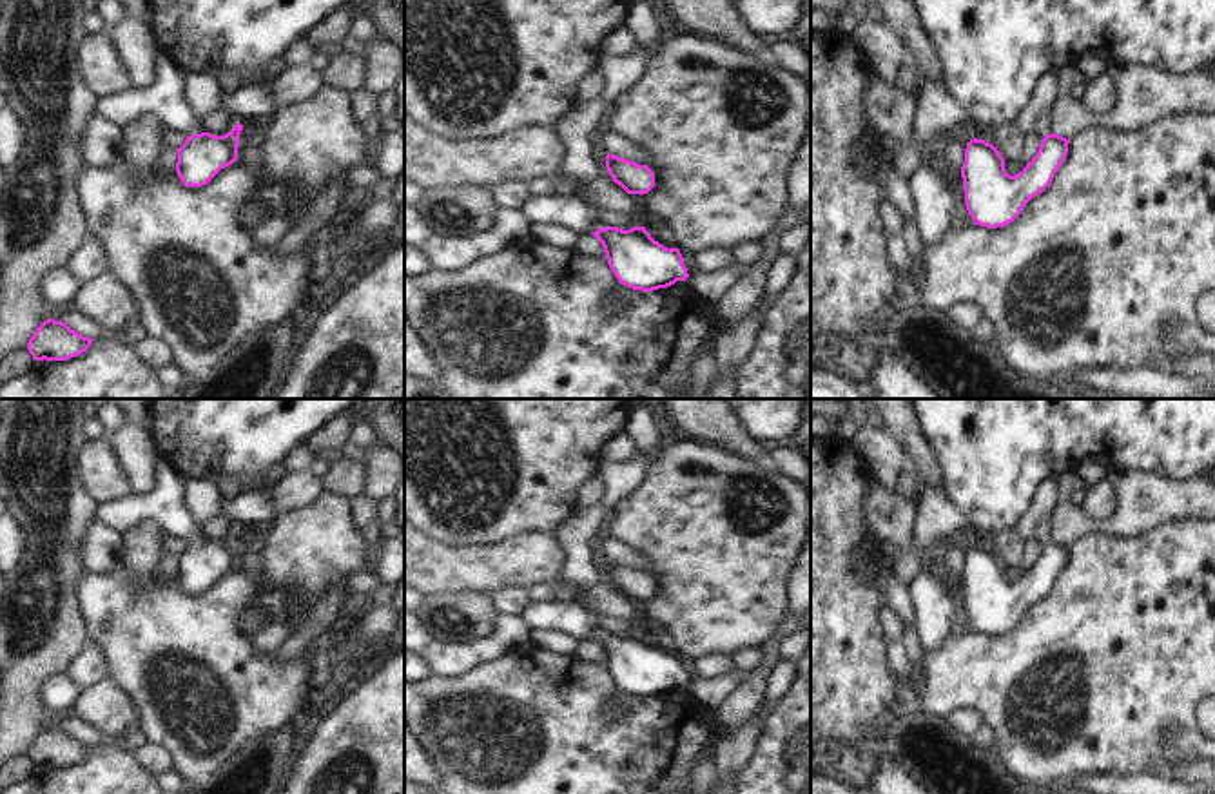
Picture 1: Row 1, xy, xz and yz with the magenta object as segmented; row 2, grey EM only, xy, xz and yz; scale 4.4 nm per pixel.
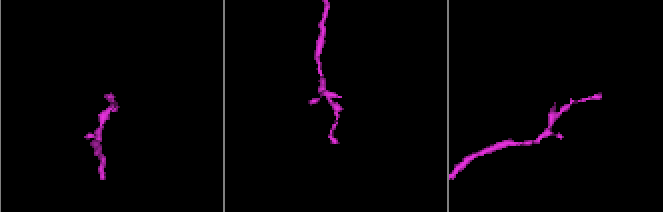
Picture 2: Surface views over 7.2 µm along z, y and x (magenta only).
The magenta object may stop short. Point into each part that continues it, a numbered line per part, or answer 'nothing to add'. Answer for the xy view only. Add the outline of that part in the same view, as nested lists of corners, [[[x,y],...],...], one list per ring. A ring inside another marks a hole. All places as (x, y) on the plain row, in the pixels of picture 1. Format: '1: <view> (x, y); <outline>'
1: xy (164, 503); [[[158,457],[154,462],[154,488],[145,493],[129,491],[127,495],[98,504],[96,518],[122,533],[143,518],[156,520],[170,537],[187,542],[201,540],[201,522],[196,522],[183,504],[183,480],[170,466]]]

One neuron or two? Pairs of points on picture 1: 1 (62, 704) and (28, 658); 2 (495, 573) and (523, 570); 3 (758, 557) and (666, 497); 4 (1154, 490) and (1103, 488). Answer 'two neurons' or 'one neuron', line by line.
1: two neurons
2: one neuron
3: one neuron
4: two neurons

